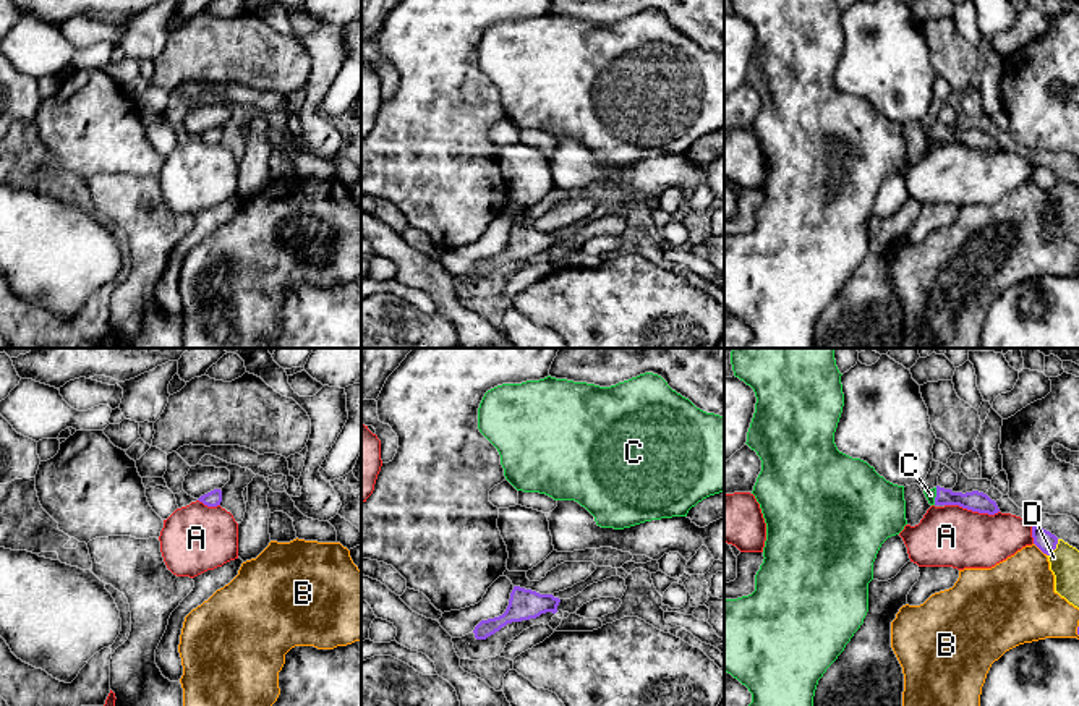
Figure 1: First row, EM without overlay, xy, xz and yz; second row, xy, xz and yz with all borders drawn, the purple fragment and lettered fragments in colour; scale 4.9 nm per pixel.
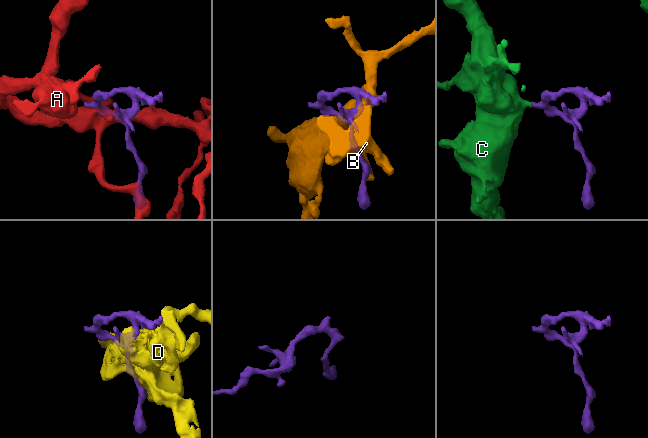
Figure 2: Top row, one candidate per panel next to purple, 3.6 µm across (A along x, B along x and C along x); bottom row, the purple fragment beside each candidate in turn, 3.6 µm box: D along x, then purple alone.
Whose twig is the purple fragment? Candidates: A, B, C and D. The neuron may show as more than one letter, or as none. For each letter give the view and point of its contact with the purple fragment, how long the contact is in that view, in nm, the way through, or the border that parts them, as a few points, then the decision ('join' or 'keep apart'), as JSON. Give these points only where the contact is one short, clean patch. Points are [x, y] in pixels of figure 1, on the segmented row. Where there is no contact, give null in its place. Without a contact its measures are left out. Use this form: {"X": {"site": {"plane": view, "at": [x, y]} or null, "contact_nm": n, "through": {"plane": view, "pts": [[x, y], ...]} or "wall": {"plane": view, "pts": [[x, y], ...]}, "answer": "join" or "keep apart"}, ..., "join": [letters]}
{"A": {"site": {"plane": "yz", "at": [972, 510]}, "contact_nm": 280, "answer": "keep apart"}, "B": {"site": {"plane": "yz", "at": [1040, 549]}, "contact_nm": 90, "answer": "keep apart"}, "C": {"site": {"plane": "yz", "at": [937, 496]}, "contact_nm": 90, "through": {"plane": "yz", "pts": [[974, 501], [937, 496], [930, 494]]}, "answer": "join"}, "D": {"site": {"plane": "yz", "at": [1055, 548]}, "contact_nm": 110, "answer": "keep apart"}, "join": ["C"]}

